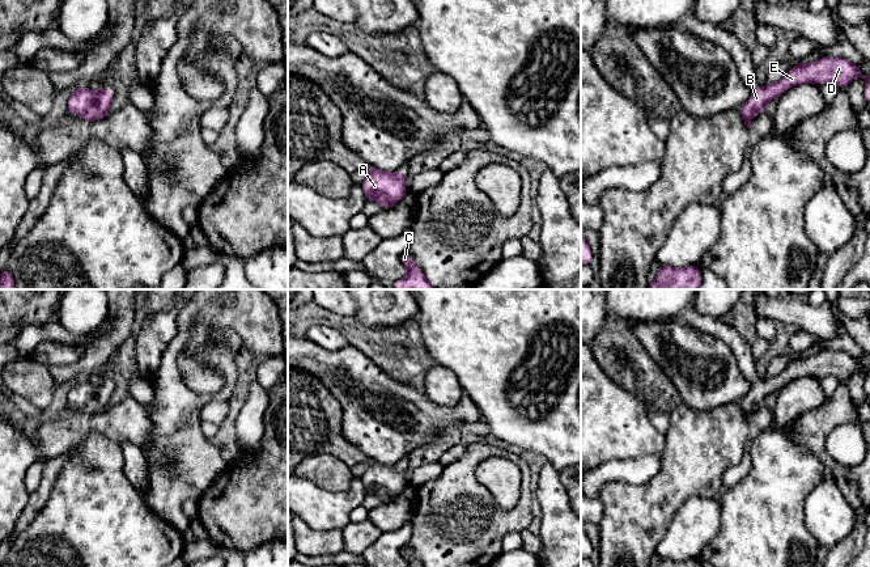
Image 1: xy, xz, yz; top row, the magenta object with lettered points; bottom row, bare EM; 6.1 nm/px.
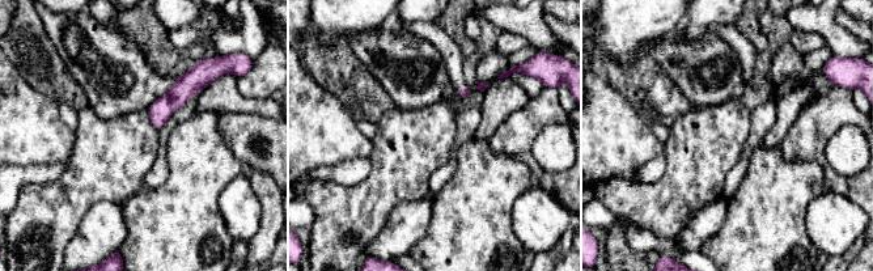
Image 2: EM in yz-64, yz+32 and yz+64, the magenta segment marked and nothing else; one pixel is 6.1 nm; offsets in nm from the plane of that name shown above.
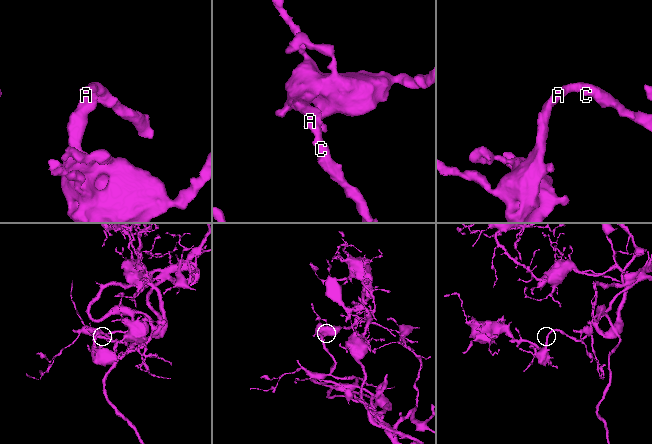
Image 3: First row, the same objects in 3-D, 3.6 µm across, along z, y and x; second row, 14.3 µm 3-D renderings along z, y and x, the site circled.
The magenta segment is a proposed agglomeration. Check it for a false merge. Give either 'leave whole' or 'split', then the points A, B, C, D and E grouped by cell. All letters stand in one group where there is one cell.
leave whole | A B C D E

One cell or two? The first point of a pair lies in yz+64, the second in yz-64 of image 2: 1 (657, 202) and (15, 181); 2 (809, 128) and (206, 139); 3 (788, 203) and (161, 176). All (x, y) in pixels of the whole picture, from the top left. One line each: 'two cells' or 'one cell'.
1: two cells
2: two cells
3: two cells

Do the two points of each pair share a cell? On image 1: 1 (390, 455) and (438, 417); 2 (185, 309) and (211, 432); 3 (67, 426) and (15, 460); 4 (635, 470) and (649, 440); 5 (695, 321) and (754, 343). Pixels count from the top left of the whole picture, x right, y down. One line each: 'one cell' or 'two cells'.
1: one cell
2: two cells
3: one cell
4: two cells
5: two cells

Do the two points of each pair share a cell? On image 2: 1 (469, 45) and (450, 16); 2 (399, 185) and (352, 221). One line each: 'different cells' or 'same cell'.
1: same cell
2: same cell

